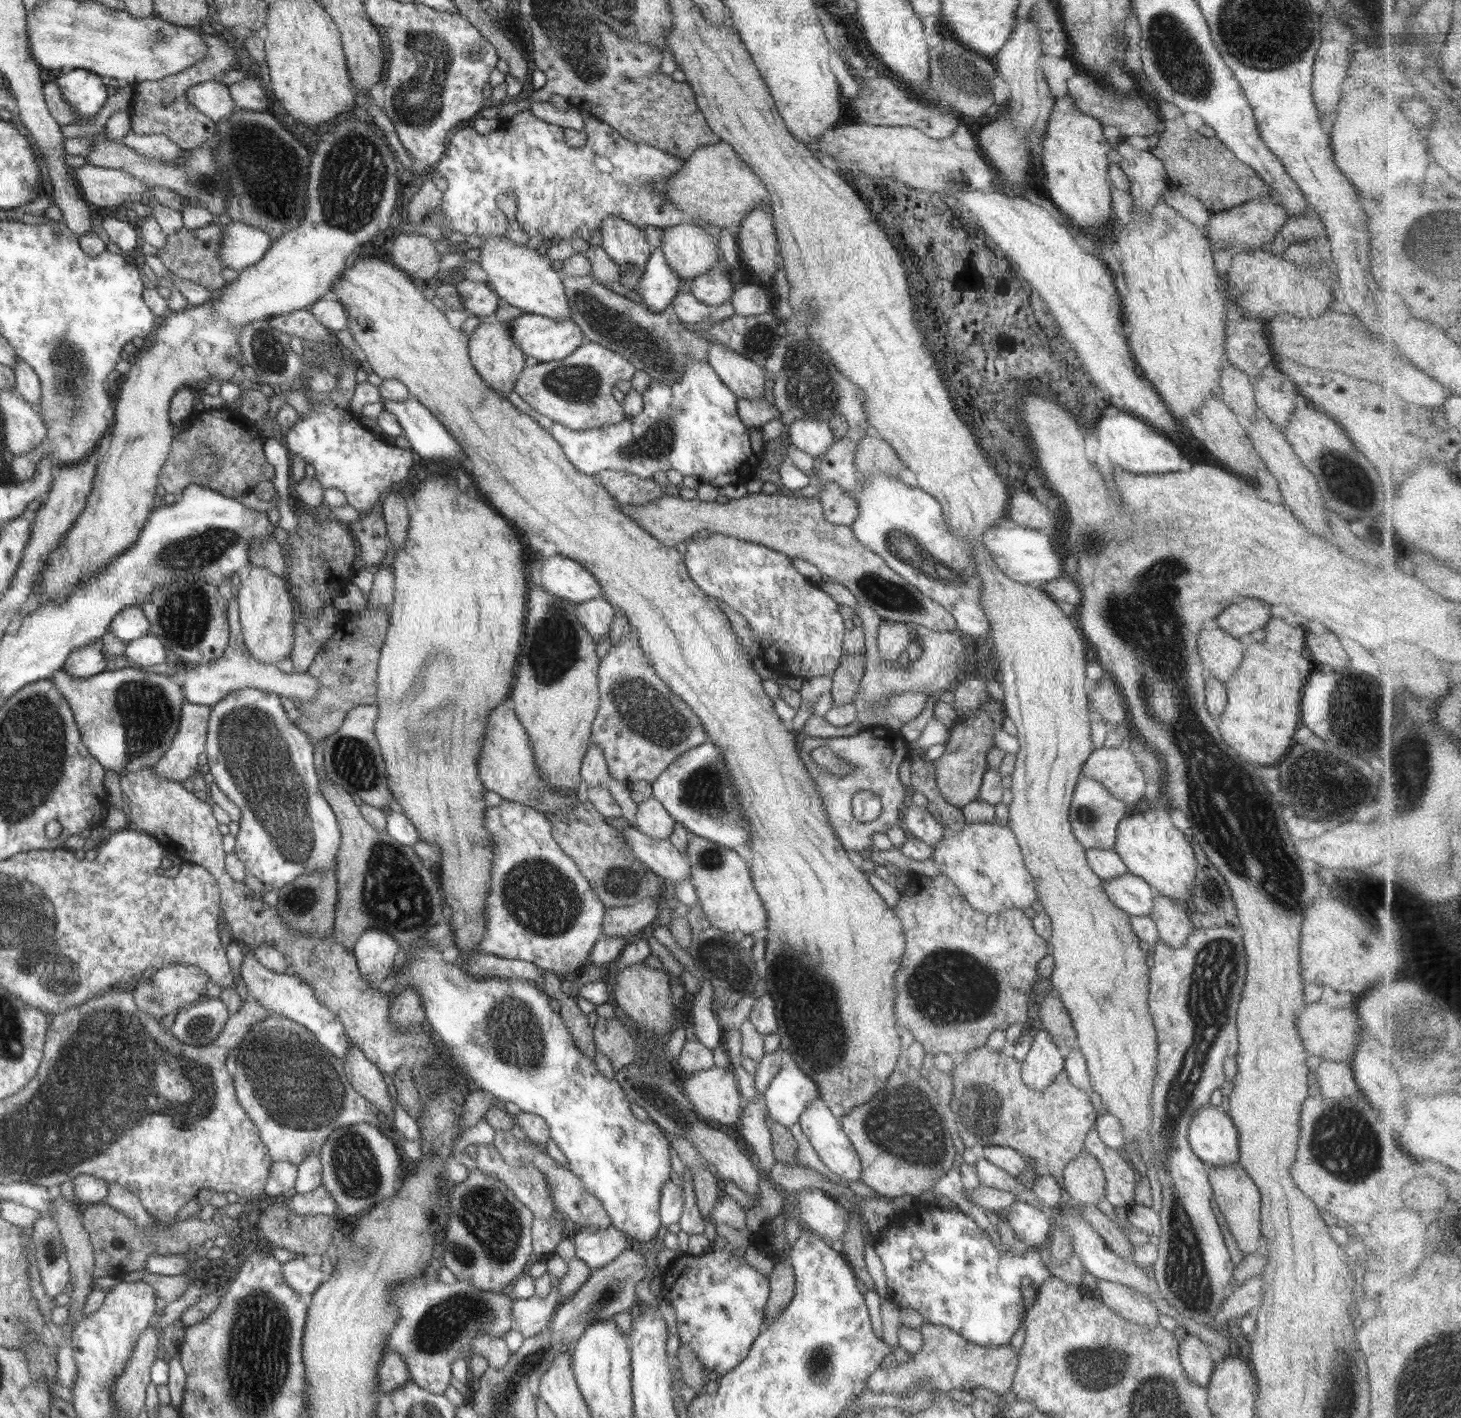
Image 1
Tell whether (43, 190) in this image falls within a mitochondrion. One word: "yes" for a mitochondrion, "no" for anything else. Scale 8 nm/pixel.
no

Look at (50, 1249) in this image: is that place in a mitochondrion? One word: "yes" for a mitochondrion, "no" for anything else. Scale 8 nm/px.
yes

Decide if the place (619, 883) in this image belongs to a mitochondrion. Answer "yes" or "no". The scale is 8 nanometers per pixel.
yes

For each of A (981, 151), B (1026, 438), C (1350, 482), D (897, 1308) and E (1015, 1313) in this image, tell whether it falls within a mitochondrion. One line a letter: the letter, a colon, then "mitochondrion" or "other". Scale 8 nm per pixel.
A: other
B: other
C: mitochondrion
D: other
E: other

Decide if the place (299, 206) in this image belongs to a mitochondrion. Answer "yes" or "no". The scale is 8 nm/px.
yes

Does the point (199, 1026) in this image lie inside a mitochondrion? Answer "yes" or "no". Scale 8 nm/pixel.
yes

